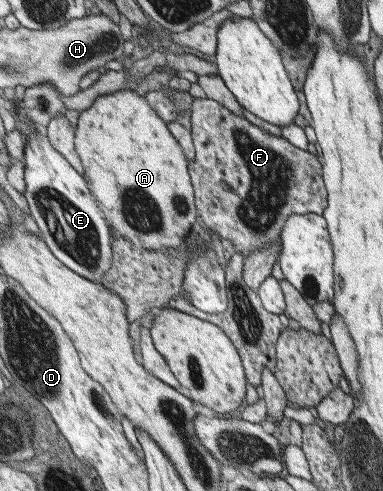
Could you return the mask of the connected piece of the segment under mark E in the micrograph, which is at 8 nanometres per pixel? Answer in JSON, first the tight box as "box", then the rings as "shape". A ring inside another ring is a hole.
{"box":[16,110,114,283],"shape":[[[16,110],[16,129],[27,136],[25,179],[26,192],[24,193],[30,207],[30,215],[35,219],[39,227],[39,235],[48,243],[48,247],[54,251],[54,255],[67,267],[82,274],[83,277],[90,278],[91,281],[102,283],[107,272],[110,271],[112,261],[114,260],[114,235],[111,235],[112,227],[110,222],[97,199],[91,195],[85,177],[75,169],[75,166],[51,145],[50,138],[47,135],[41,135],[37,125],[31,121],[27,115],[18,115]]]}

